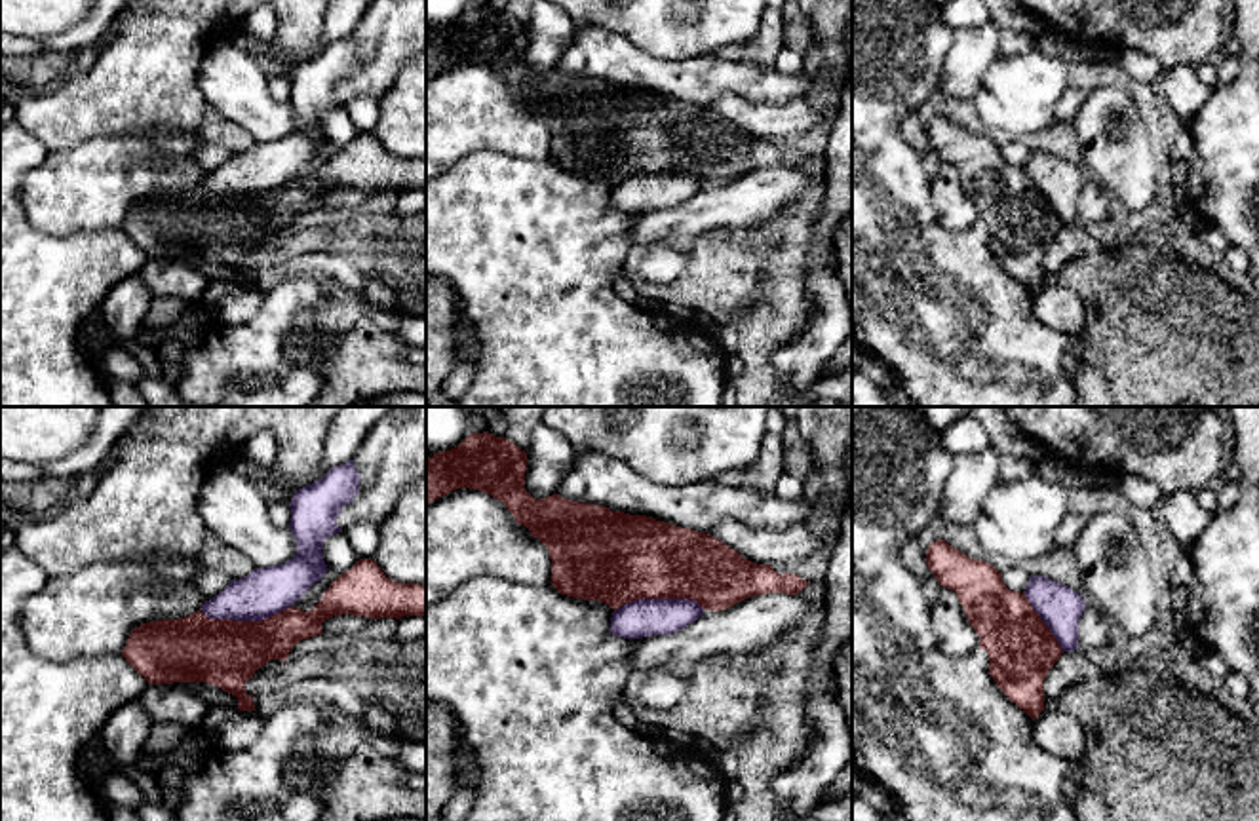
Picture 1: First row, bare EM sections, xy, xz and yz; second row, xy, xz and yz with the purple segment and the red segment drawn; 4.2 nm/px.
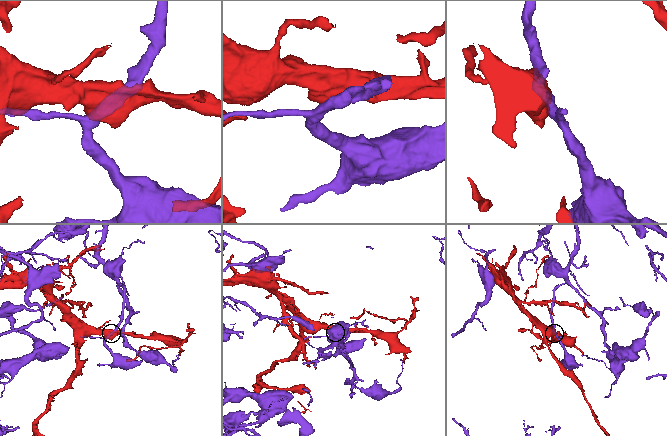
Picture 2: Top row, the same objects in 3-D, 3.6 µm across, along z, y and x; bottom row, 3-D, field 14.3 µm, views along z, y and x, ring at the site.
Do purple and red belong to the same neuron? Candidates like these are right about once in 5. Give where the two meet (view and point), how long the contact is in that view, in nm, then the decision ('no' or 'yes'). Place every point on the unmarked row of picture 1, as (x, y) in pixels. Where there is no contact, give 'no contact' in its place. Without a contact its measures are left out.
xy (246, 194) | 400 nm | no

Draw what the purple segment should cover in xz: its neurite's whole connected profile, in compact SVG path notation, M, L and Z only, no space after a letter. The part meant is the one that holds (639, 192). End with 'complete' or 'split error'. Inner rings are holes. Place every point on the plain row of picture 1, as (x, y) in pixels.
M639 173L612 186L610 207L624 213L669 209L688 201L704 186L690 173Z | complete

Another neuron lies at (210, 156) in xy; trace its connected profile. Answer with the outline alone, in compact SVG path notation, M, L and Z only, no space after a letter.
M203 141L196 150L196 162L202 165L203 173L209 175L219 169L232 152L224 146Z

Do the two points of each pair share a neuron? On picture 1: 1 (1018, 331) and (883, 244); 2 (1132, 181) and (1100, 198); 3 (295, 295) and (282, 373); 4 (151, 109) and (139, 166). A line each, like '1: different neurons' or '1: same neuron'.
1: same neuron
2: different neurons
3: same neuron
4: different neurons

